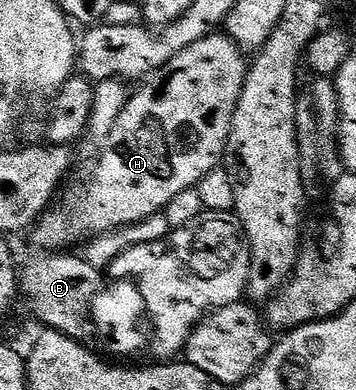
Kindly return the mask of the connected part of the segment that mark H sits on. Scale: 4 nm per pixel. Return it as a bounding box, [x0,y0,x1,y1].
[34,31,249,251]

